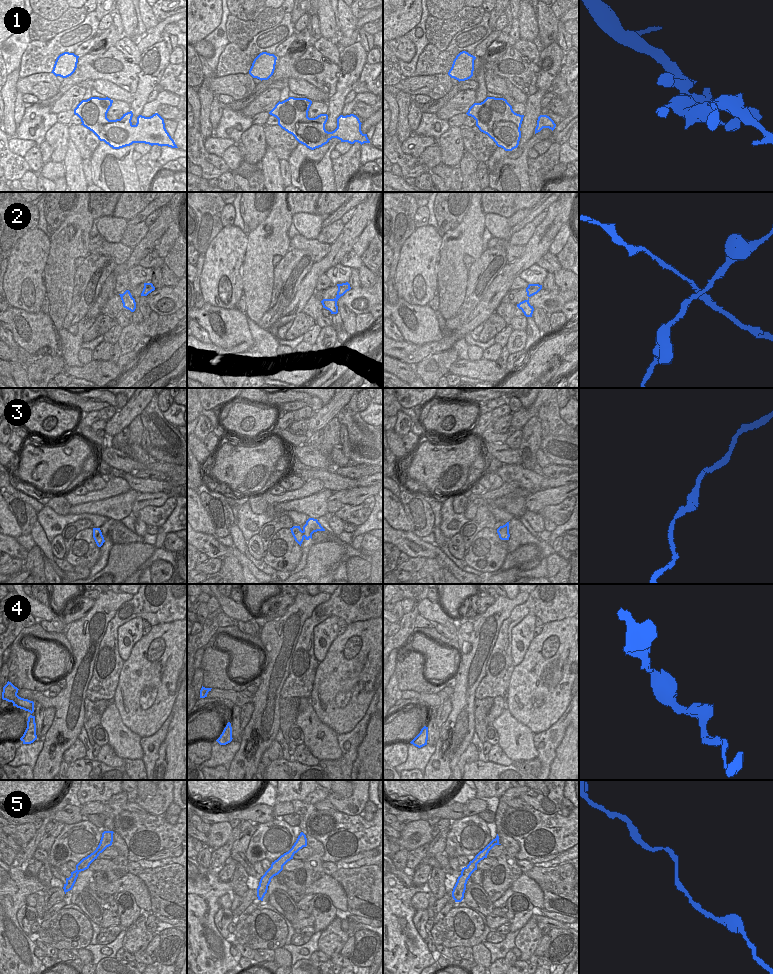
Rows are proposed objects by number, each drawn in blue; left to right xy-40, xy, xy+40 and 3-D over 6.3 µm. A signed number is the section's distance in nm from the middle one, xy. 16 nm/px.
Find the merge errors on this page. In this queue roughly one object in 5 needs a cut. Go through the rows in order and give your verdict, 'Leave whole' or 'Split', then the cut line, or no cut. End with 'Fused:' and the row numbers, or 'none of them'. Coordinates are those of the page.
1: Leave whole. No split
2: Split. Split along xy (336, 295), (339, 297)
3: Leave whole. No split
4: Leave whole. No split
5: Leave whole. No split
Fused: 2.

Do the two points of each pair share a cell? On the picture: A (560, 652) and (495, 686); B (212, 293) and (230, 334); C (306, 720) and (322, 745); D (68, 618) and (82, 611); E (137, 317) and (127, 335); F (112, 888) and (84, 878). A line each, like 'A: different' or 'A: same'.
A: different
B: different
C: same
D: same
E: different
F: different

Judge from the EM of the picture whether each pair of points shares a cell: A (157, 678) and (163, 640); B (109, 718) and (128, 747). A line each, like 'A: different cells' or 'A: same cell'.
A: same cell
B: same cell

